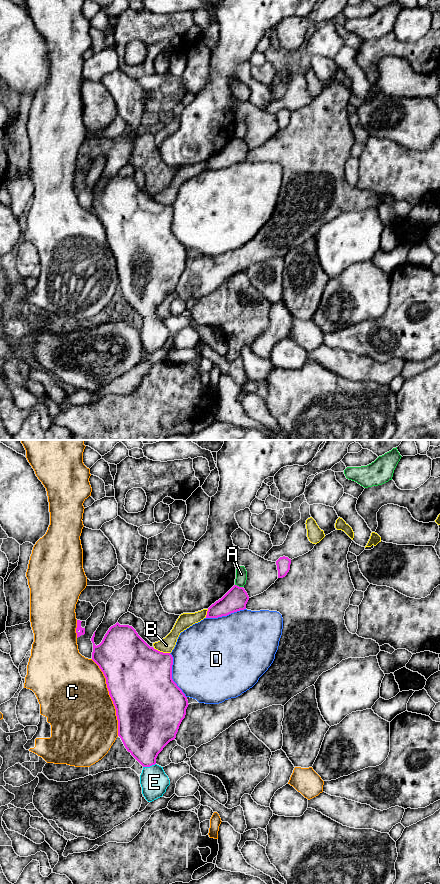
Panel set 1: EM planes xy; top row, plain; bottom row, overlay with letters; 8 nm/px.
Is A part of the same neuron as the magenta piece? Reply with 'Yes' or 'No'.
No

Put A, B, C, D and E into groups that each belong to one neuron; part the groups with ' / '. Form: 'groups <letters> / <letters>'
groups A / B / C / D / E

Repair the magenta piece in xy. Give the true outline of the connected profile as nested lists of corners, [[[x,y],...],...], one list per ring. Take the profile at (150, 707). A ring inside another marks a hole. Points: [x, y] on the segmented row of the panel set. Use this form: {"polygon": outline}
{"polygon": [[[118,622],[109,628],[102,642],[97,646],[94,643],[94,637],[95,632],[91,638],[92,660],[99,666],[106,678],[109,695],[116,709],[118,736],[127,751],[143,766],[140,775],[142,794],[148,802],[152,802],[162,797],[170,785],[163,767],[156,764],[156,758],[163,748],[176,738],[189,705],[187,697],[172,679],[173,657],[170,653],[163,653],[150,647],[132,626],[120,625]]]}

